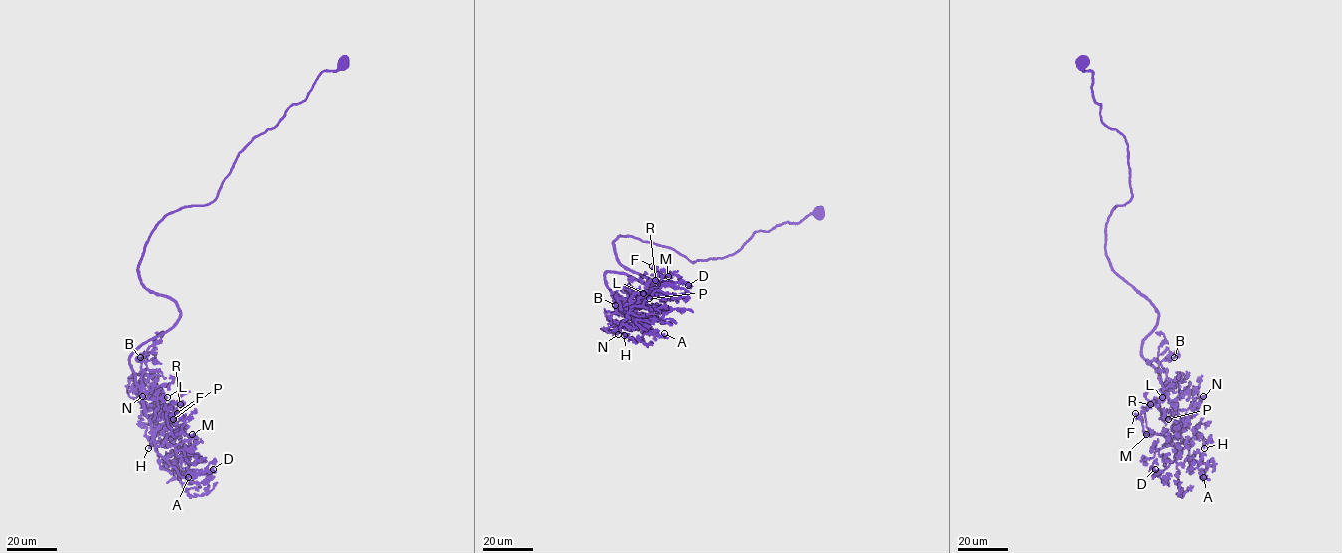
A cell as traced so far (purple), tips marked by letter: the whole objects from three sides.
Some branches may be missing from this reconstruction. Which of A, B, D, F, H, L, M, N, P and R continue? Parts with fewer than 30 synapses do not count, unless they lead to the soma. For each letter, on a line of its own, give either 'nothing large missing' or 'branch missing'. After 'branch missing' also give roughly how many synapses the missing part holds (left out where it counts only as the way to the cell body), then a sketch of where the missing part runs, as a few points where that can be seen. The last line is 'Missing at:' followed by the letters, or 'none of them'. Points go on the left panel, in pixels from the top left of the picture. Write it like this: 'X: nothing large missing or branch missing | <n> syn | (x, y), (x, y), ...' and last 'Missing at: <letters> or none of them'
A: nothing large missing
B: nothing large missing
D: nothing large missing
F: nothing large missing
H: nothing large missing
L: nothing large missing
M: branch missing | 45 syn
N: nothing large missing
P: nothing large missing
R: nothing large missing
Missing at: M

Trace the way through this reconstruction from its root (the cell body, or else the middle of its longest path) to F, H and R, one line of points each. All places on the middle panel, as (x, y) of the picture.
F: (819, 211), (693, 263), (619, 236), (618, 261), (655, 288), (605, 273), (623, 310), (660, 272), (652, 266)
H: (819, 211), (693, 263), (619, 236), (618, 261), (655, 288), (604, 273), (628, 310), (624, 335)
R: (819, 211), (693, 263), (619, 236), (618, 261), (655, 288), (606, 272), (619, 306), (655, 280)

